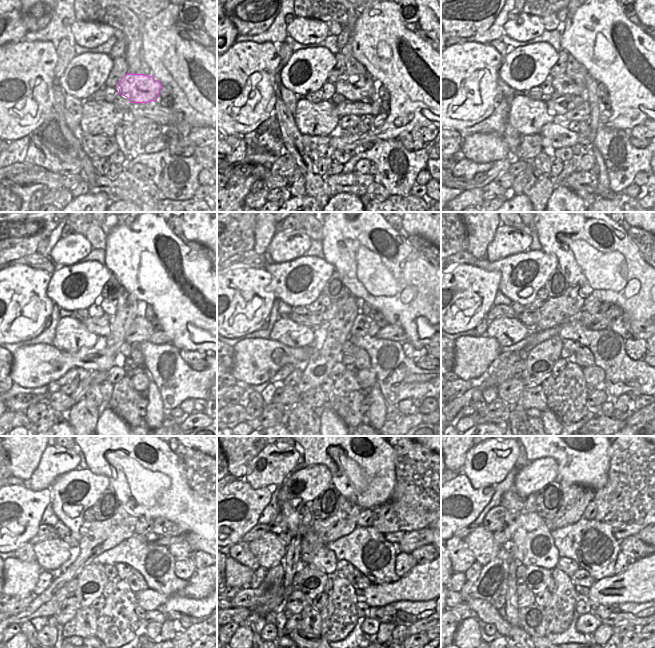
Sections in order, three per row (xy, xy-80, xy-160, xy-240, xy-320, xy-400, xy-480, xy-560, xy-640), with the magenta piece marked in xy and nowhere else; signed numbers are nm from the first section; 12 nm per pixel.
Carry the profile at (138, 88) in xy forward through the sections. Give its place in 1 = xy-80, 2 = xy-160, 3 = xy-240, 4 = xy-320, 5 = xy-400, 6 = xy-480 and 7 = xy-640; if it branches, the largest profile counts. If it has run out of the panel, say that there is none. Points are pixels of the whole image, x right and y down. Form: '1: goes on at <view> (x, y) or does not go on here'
1: goes on at xy-80 (353, 87)
2: goes on at xy-160 (565, 85)
3: goes on at xy-240 (109, 307)
4: goes on at xy-320 (323, 299)
5: goes on at xy-400 (542, 294)
6: goes on at xy-480 (88, 515)
7: goes on at xy-640 (513, 503)

